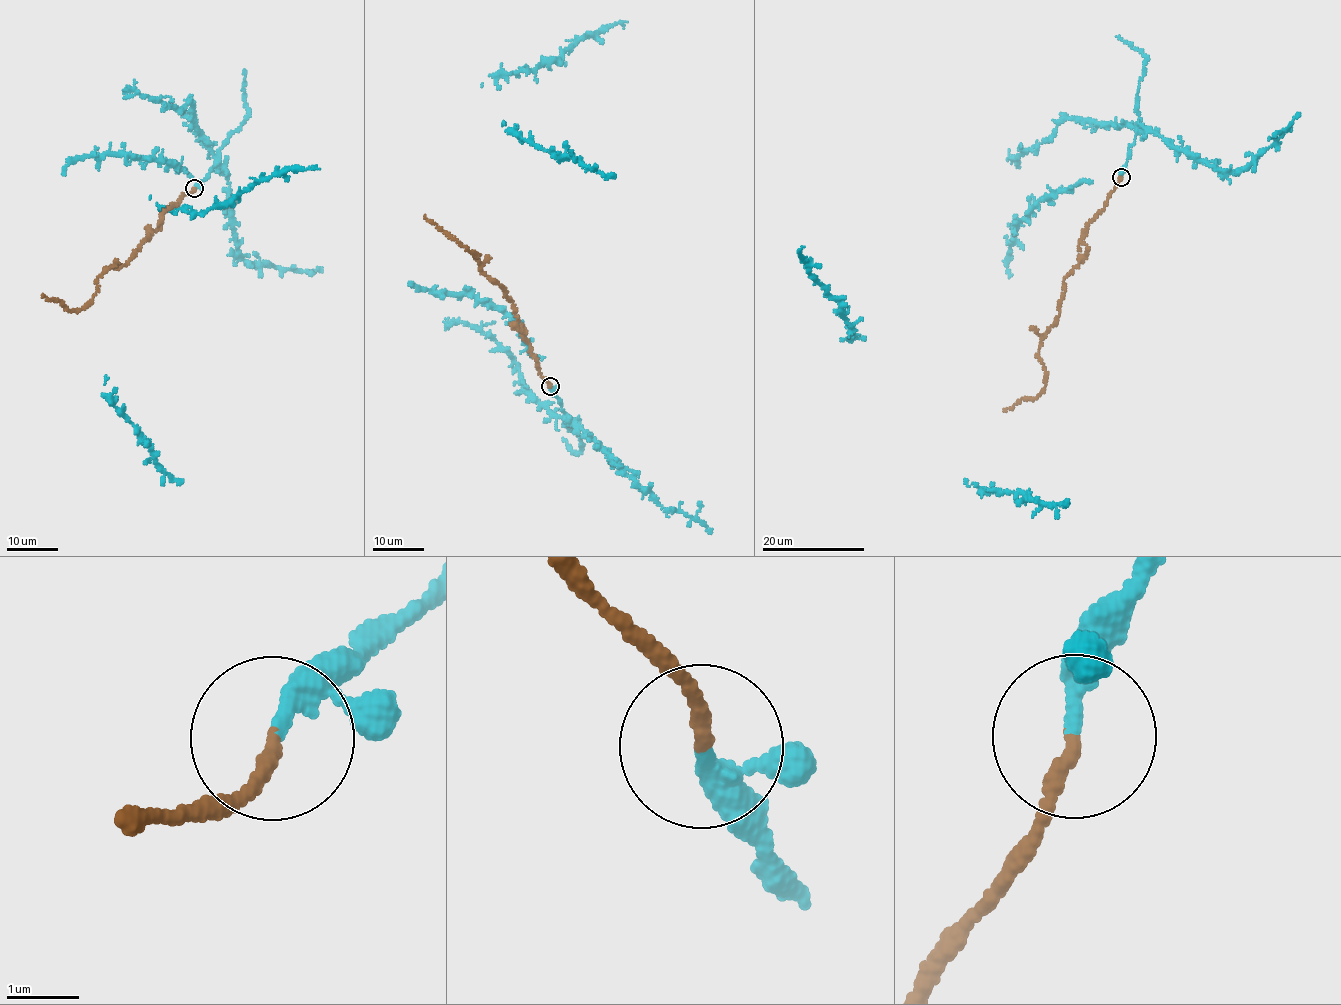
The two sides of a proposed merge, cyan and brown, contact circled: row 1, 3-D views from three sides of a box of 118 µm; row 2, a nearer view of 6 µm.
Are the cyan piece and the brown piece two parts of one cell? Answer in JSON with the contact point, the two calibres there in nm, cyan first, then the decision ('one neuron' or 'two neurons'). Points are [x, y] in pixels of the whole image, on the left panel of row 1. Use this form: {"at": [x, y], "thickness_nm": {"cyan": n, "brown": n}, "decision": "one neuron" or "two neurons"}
{"at": [194, 188], "thickness_nm": {"cyan": 160, "brown": 200}, "decision": "one neuron"}

